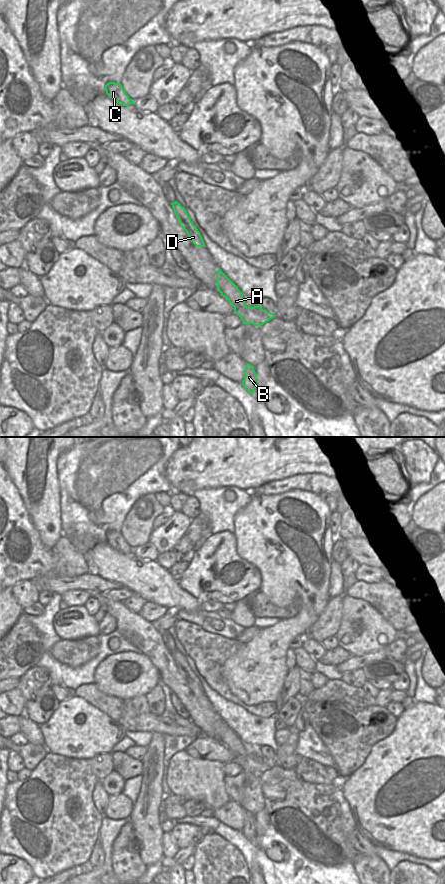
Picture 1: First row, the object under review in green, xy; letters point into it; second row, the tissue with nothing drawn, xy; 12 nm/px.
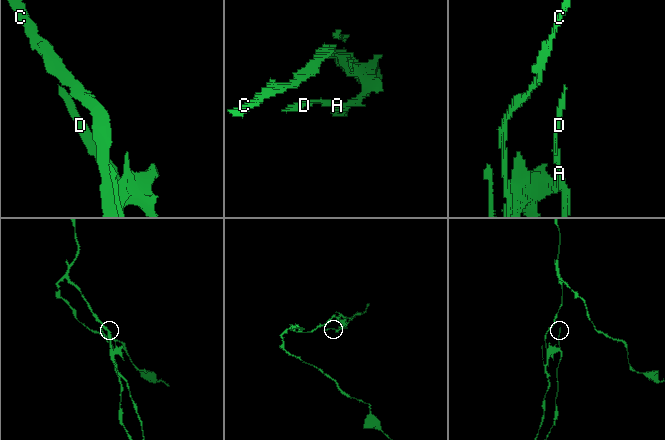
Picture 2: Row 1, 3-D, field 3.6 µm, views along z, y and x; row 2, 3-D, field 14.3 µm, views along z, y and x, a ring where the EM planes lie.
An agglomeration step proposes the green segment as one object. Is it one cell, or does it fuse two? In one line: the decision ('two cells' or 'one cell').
two cells

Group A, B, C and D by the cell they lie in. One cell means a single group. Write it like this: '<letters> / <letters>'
A B D / C

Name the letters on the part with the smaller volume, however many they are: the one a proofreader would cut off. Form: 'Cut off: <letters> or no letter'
Cut off: A, B, D

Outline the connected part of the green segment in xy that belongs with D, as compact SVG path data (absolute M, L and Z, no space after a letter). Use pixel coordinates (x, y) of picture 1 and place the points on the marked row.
M177 201L171 203L173 207L173 211L176 215L176 218L180 224L180 226L186 231L189 240L196 247L205 247L205 243L202 239L200 232L197 227L191 221L186 209L181 206Z

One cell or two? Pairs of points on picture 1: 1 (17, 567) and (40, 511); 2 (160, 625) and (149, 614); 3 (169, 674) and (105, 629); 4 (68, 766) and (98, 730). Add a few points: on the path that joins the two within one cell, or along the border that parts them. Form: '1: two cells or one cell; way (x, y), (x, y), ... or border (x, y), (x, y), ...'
1: two cells; border (24, 504), (30, 522), (46, 546)
2: two cells; border (168, 609), (162, 616), (151, 622)
3: two cells; border (107, 612), (115, 620), (116, 629)
4: two cells; border (51, 753), (72, 758), (88, 759)

